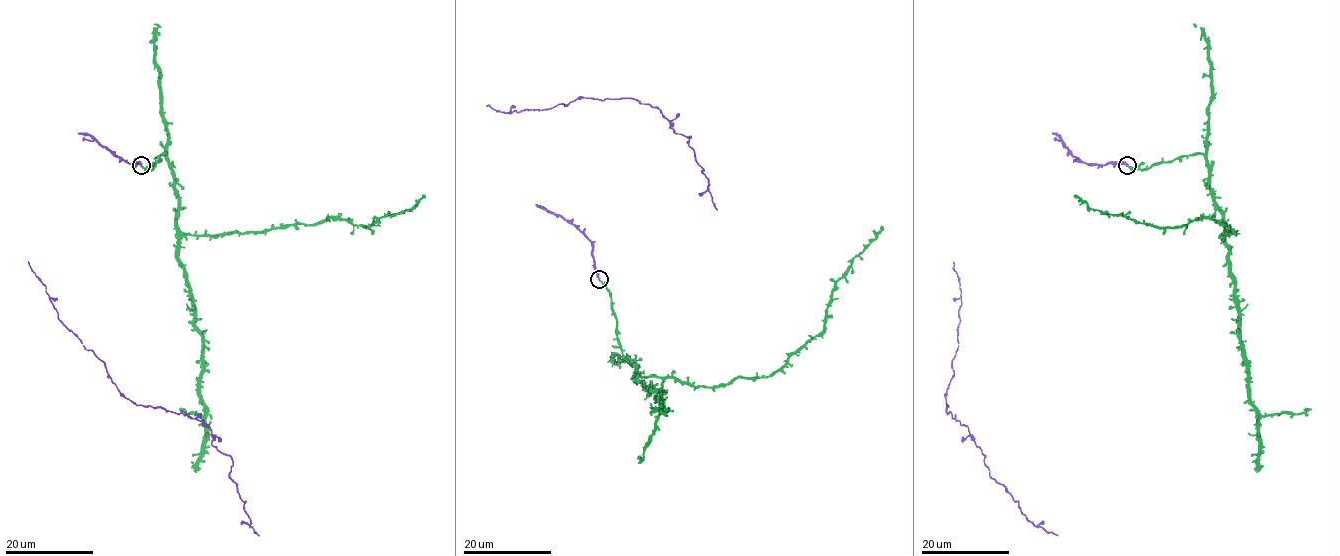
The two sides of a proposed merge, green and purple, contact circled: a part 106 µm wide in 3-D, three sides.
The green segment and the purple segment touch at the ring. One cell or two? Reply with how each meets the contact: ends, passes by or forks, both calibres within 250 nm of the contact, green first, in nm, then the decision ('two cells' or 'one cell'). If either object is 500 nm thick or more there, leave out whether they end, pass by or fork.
green ends; purple ends; calibres 180 and 240 nm; one cell

